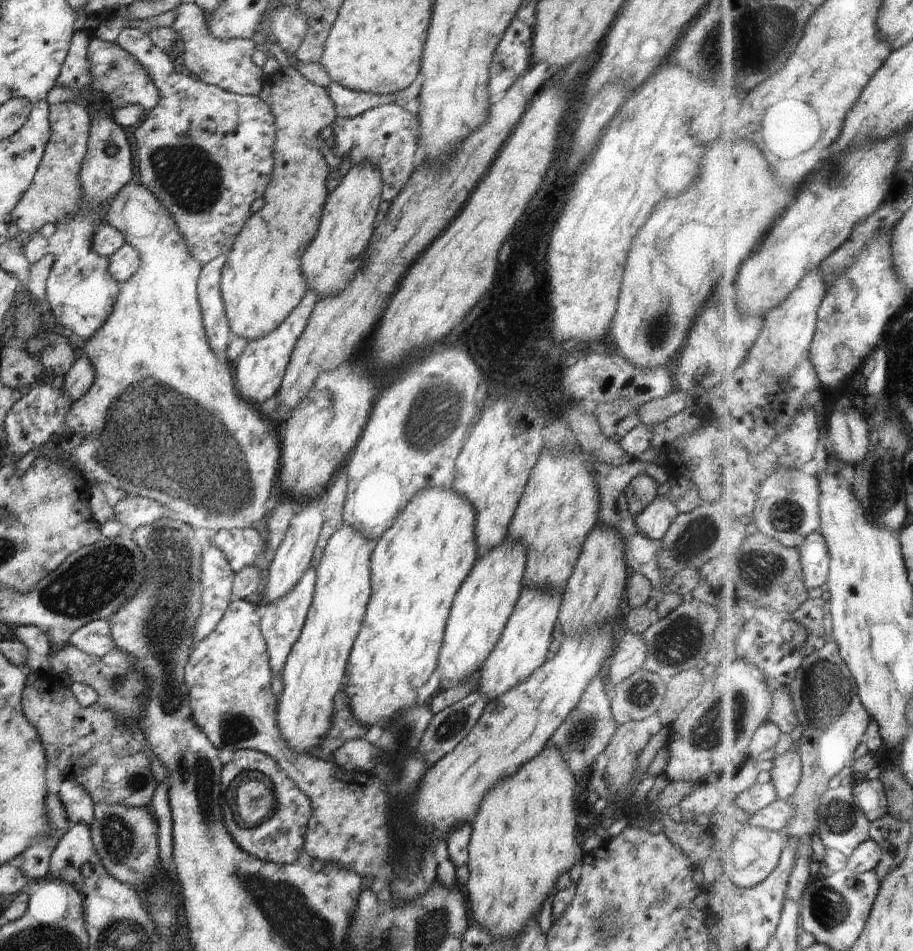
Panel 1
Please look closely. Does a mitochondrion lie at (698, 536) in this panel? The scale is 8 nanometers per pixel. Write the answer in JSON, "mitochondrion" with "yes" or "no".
{"mitochondrion":"yes"}

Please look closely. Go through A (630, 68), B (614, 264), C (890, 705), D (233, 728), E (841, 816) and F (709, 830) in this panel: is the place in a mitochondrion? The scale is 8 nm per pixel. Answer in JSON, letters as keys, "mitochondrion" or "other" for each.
{"A":"other","B":"other","C":"other","D":"mitochondrion","E":"mitochondrion","F":"other"}

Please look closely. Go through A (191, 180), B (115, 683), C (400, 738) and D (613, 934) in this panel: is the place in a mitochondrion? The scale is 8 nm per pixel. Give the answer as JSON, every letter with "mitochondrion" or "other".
{"A":"mitochondrion","B":"mitochondrion","C":"mitochondrion","D":"mitochondrion"}

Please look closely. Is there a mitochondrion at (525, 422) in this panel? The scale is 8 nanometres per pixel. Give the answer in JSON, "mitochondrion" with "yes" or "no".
{"mitochondrion":"no"}

